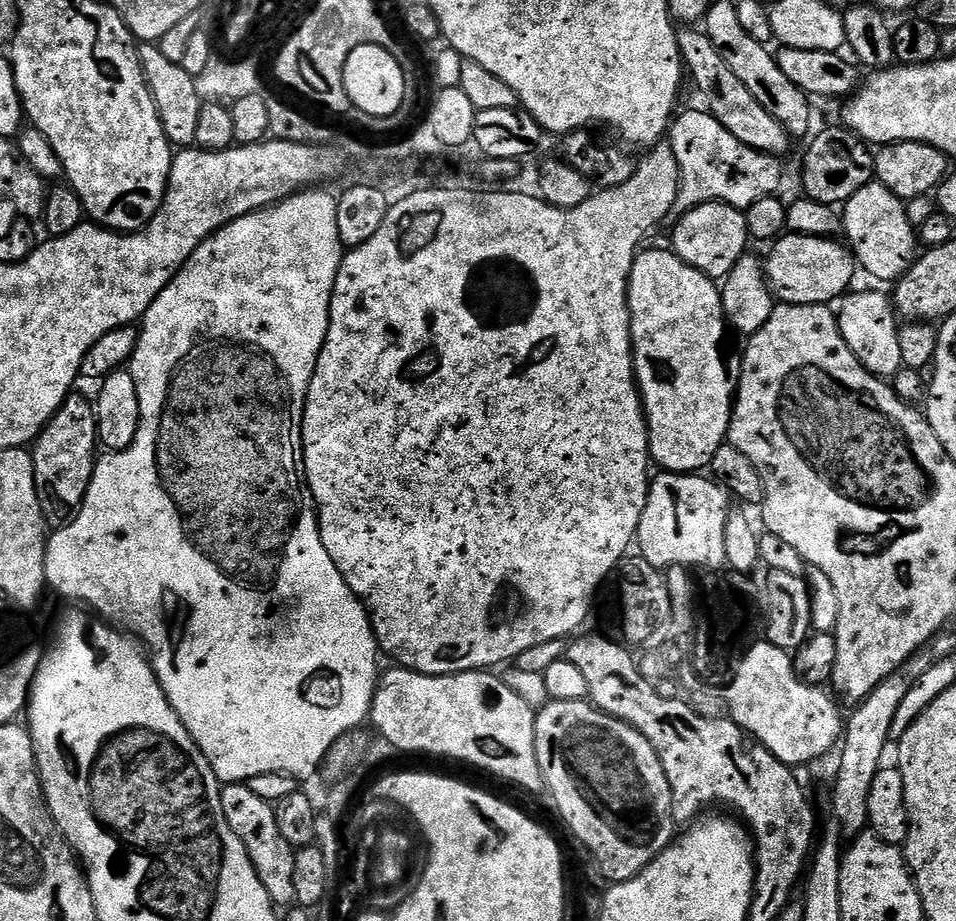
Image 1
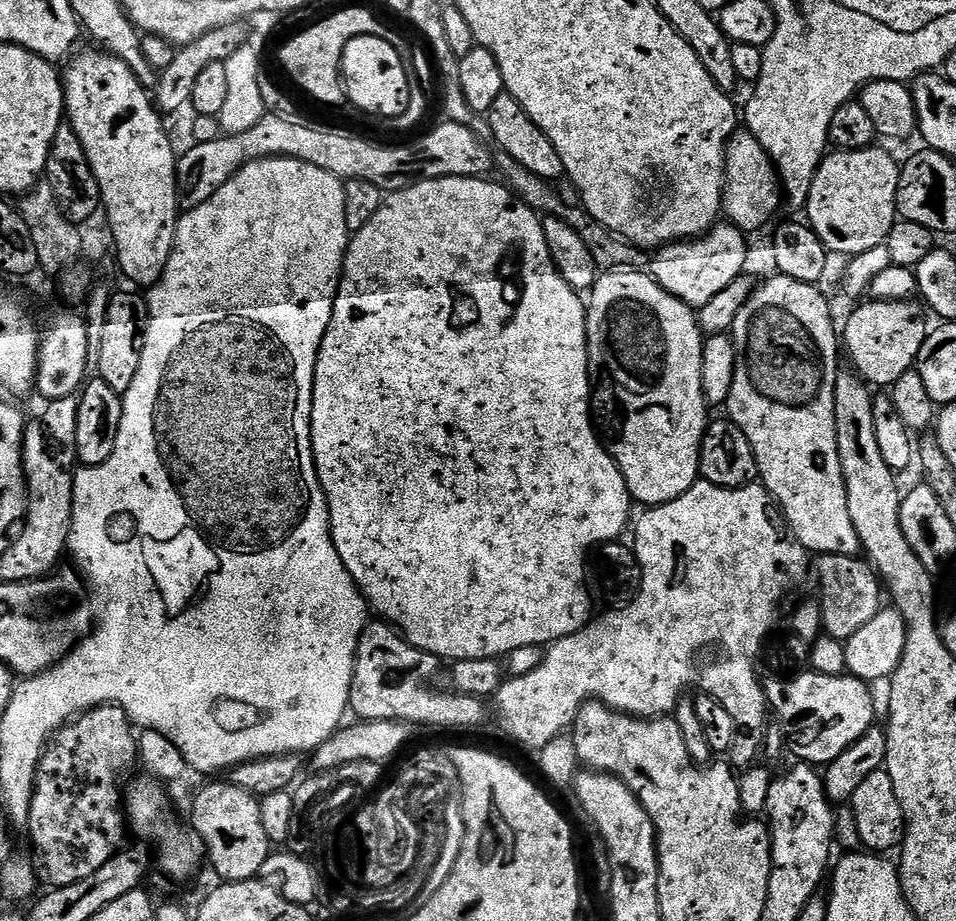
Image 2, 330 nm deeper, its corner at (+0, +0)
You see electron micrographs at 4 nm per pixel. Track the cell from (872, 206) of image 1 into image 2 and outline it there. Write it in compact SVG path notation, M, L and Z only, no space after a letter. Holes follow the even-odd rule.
M876 147L833 151L825 155L824 163L816 171L816 177L808 195L806 220L829 253L841 252L844 258L851 258L866 250L874 250L874 246L887 241L888 232L898 219L896 195L900 189L901 165L898 160L896 164L895 158L890 153Z

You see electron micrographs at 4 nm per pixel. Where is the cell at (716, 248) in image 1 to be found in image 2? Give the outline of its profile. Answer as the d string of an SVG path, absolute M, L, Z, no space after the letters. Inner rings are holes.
M731 222L717 223L710 231L690 240L665 244L651 257L650 275L665 290L698 310L714 294L726 290L730 282L745 275L748 264L748 244L745 233Z

